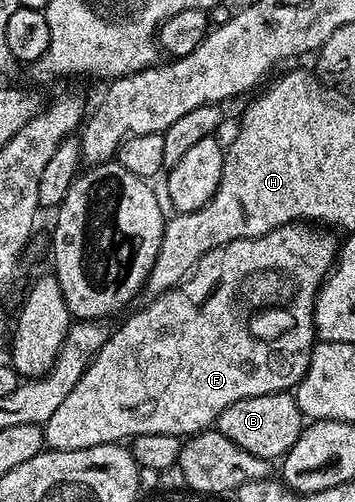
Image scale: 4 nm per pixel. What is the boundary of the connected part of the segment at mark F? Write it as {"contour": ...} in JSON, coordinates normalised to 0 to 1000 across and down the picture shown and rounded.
{"contour":[[[825,444],[783,452],[749,468],[727,468],[704,476],[659,476],[569,508],[549,536],[504,568],[493,568],[487,576],[470,576],[465,584],[437,586],[420,608],[400,610],[386,624],[363,622],[349,647],[332,649],[330,655],[318,653],[307,661],[299,683],[259,713],[259,721],[237,737],[231,755],[220,755],[208,779],[186,787],[175,811],[163,811],[163,819],[152,819],[152,827],[141,827],[141,835],[124,841],[118,853],[127,888],[163,898],[220,898],[231,890],[349,882],[389,867],[479,867],[518,875],[538,865],[572,863],[577,855],[606,849],[614,827],[625,827],[625,819],[648,811],[648,803],[670,803],[670,795],[831,777],[834,765],[854,755],[873,731],[879,689],[896,677],[890,588],[952,510],[952,480],[944,480],[924,464],[932,462],[904,460],[868,444]]]}

